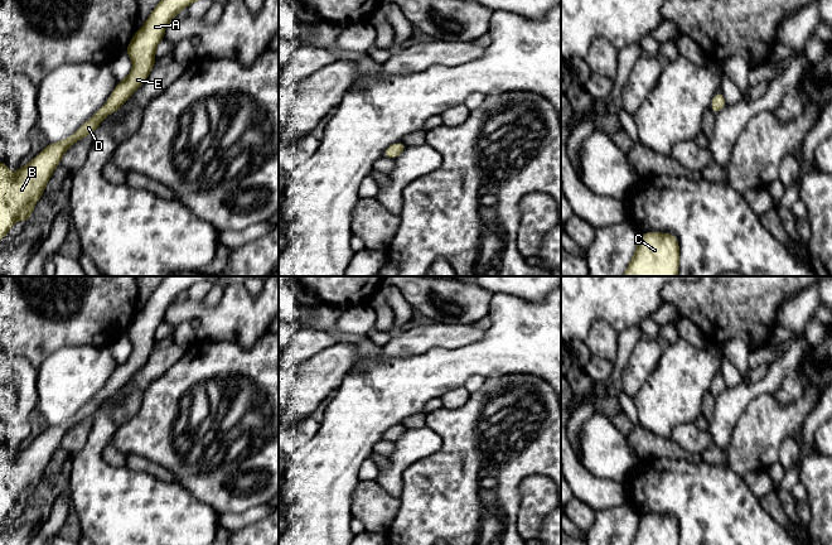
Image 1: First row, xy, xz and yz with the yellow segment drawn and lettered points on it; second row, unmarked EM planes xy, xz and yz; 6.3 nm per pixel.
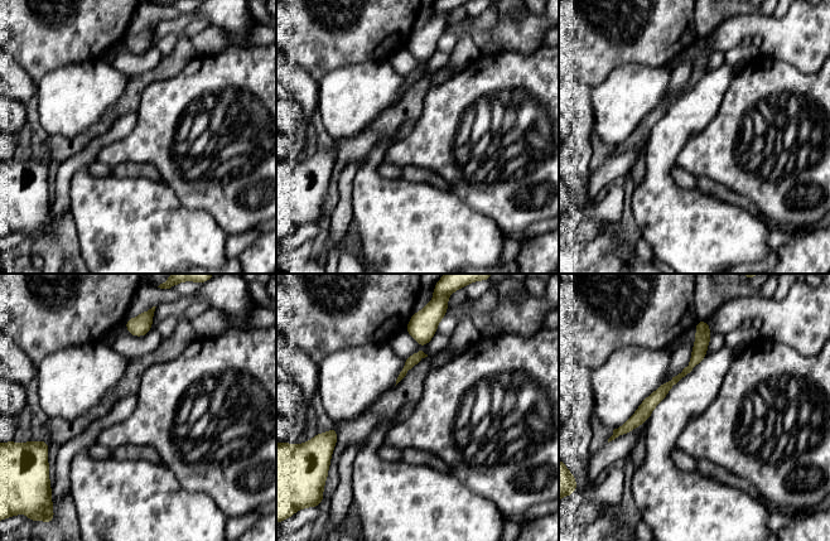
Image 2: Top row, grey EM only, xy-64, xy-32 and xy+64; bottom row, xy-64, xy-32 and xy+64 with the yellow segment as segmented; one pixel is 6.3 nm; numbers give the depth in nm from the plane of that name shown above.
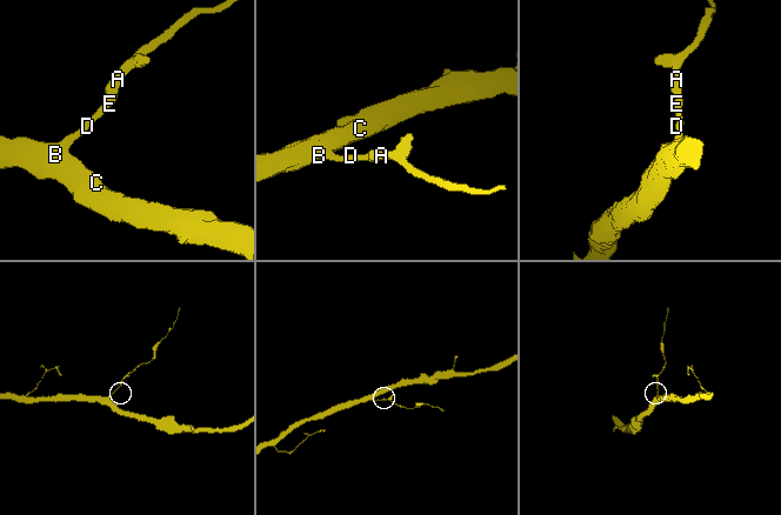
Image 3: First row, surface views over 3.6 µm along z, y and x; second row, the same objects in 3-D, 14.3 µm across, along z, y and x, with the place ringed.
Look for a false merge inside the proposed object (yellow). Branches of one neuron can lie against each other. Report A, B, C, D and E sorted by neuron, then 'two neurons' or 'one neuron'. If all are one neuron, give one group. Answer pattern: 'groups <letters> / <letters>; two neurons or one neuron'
groups A B C D E; one neuron

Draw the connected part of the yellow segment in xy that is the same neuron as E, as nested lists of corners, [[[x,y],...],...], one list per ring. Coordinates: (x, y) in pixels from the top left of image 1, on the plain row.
[[[165,276],[153,293],[141,312],[137,312],[126,336],[132,343],[131,356],[120,365],[107,386],[86,404],[72,419],[44,430],[29,447],[14,458],[0,444],[0,522],[4,521],[16,503],[26,503],[43,477],[45,467],[66,433],[82,420],[93,416],[101,404],[118,392],[132,375],[139,371],[154,351],[155,332],[164,319],[166,308],[175,298],[192,285],[208,280],[209,276]]]

